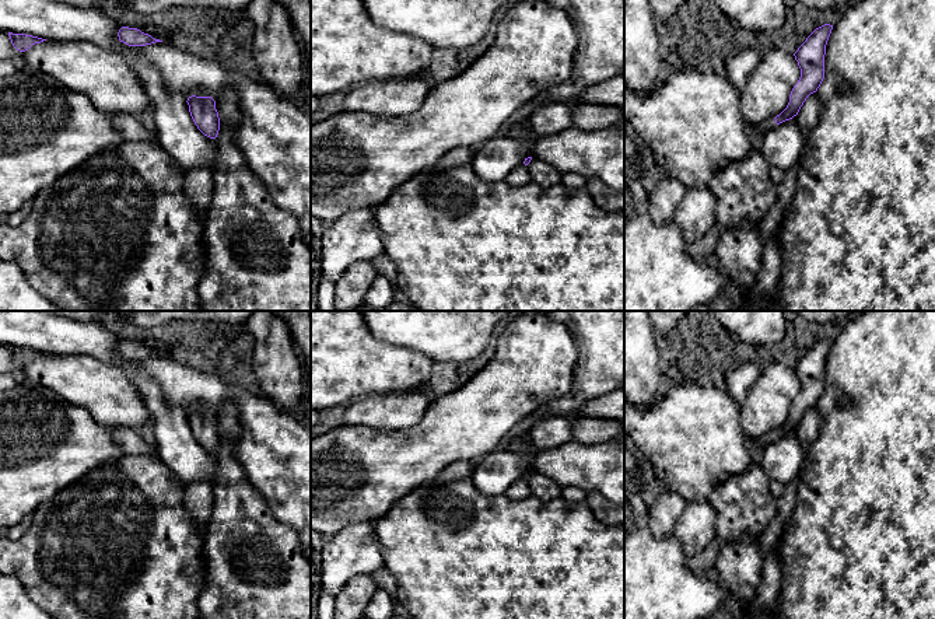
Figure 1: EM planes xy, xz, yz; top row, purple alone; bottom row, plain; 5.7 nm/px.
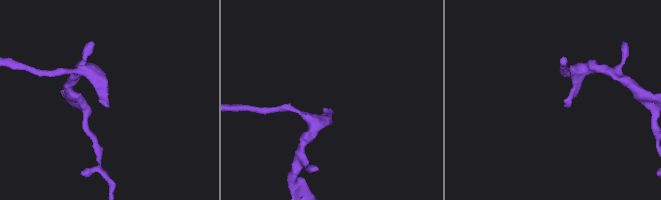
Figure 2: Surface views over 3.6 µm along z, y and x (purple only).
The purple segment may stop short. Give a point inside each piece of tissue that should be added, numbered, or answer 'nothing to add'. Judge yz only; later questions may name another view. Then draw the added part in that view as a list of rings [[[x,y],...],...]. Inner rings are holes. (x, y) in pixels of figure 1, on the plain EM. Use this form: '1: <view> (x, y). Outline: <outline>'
1: yz (769, 439). Outline: [[[771,431],[771,433],[766,434],[766,436],[763,436],[759,440],[753,440],[750,437],[747,437],[747,440],[749,440],[749,445],[756,444],[759,448],[764,450],[767,445],[773,444],[774,441],[777,441],[777,437],[775,437],[775,433]]]

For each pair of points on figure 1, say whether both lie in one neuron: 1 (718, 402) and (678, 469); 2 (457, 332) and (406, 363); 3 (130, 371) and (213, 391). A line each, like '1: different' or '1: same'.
1: same
2: different
3: same

